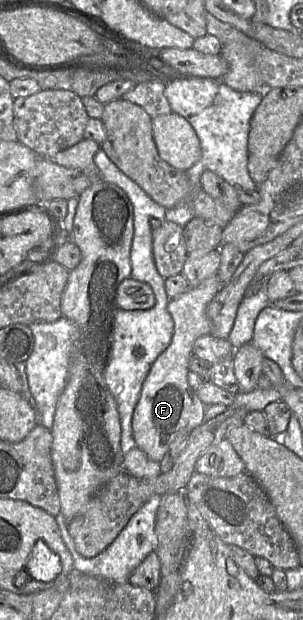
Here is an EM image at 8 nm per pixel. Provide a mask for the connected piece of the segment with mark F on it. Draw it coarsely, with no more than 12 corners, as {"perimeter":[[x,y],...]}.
{"perimeter":[[215,274],[168,302],[167,349],[132,418],[136,447],[163,460],[179,431],[204,423],[188,383],[195,340],[211,333]]}

